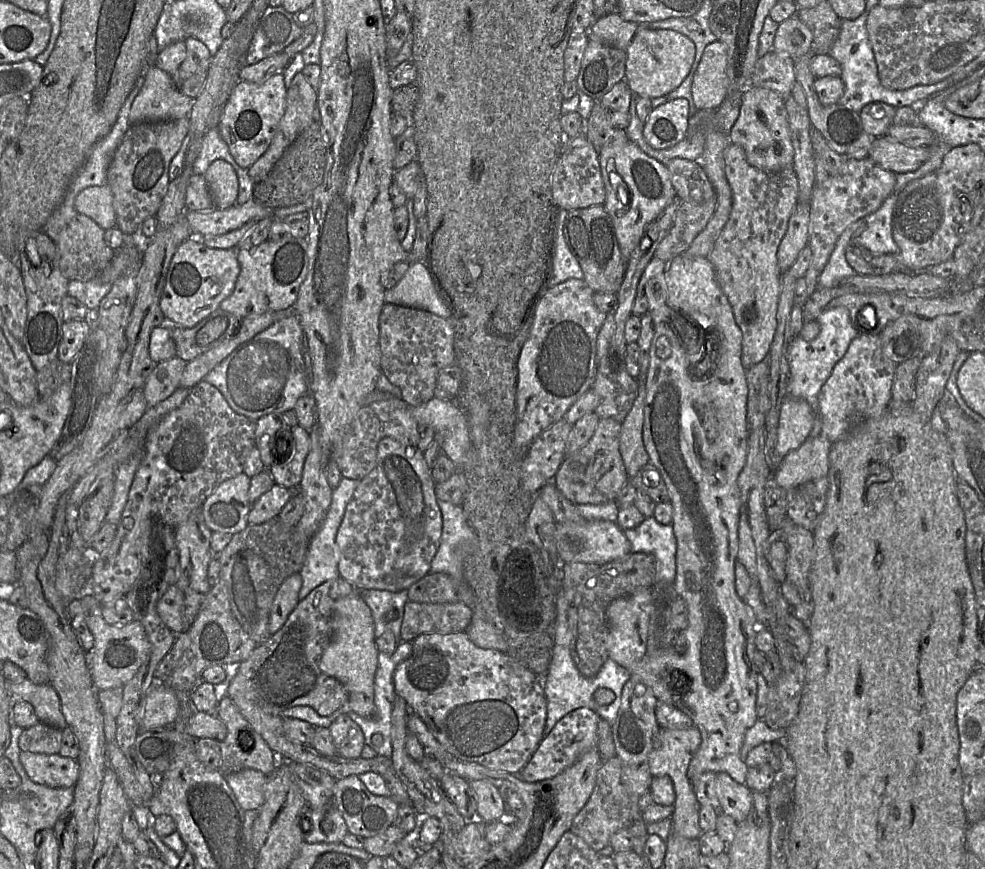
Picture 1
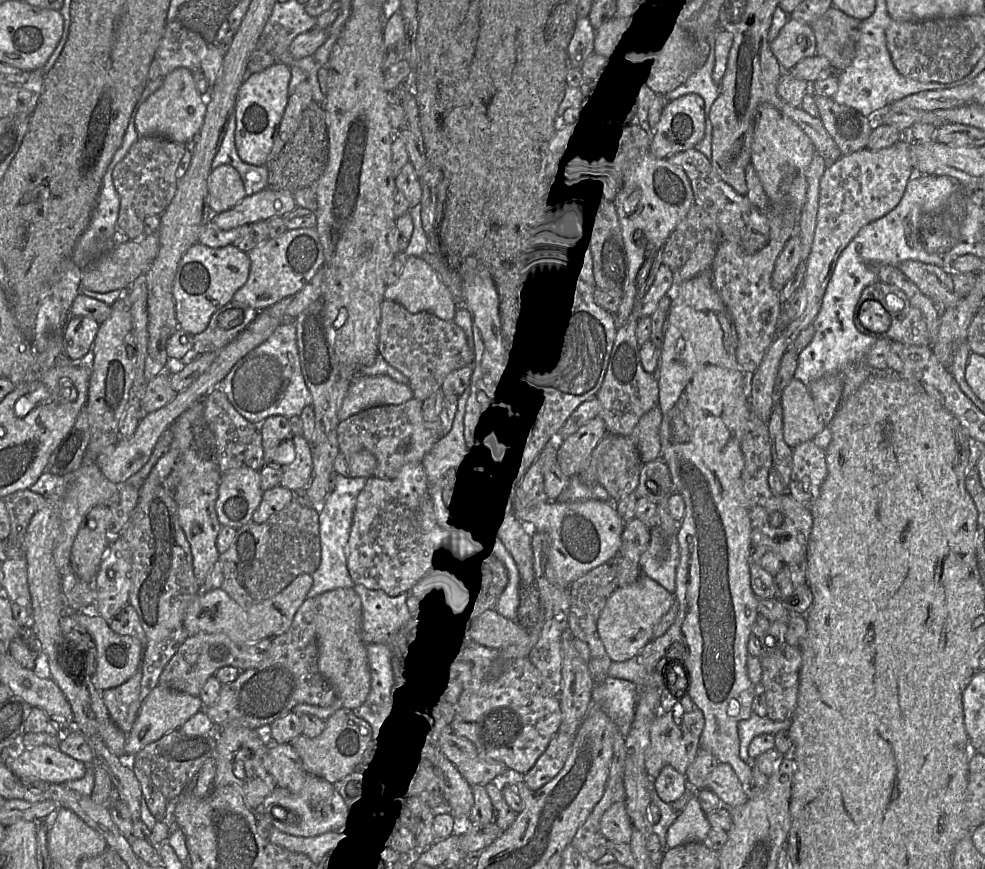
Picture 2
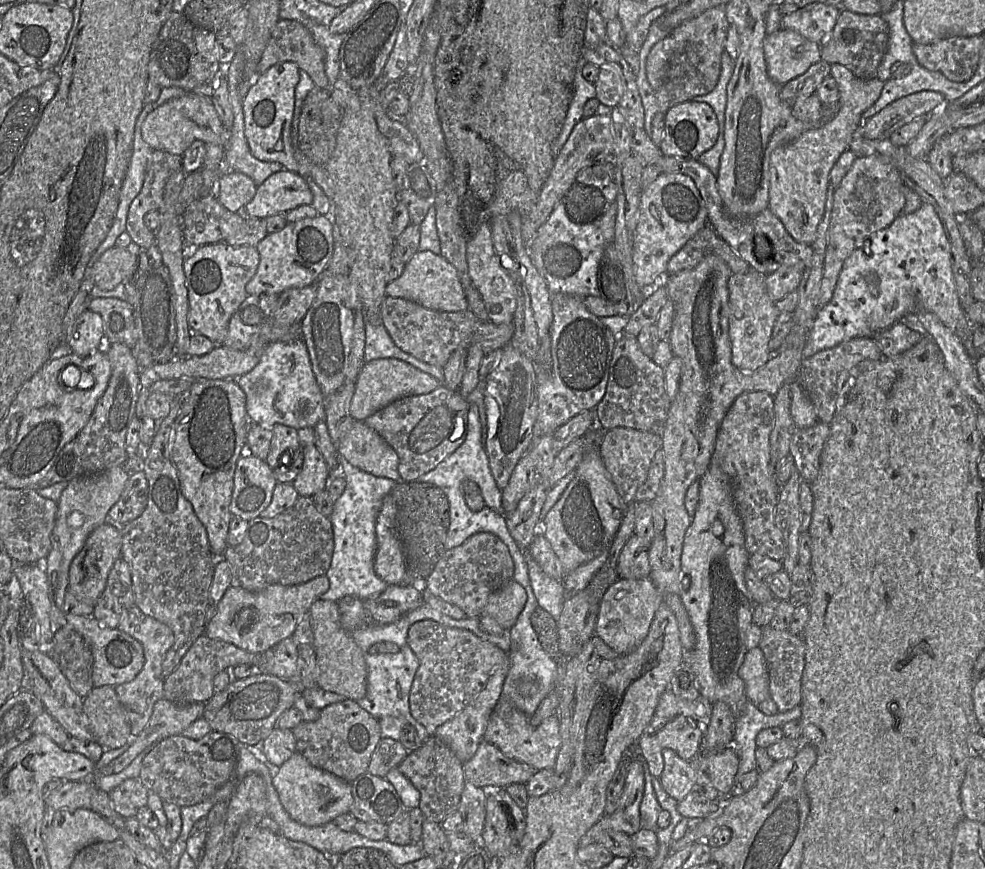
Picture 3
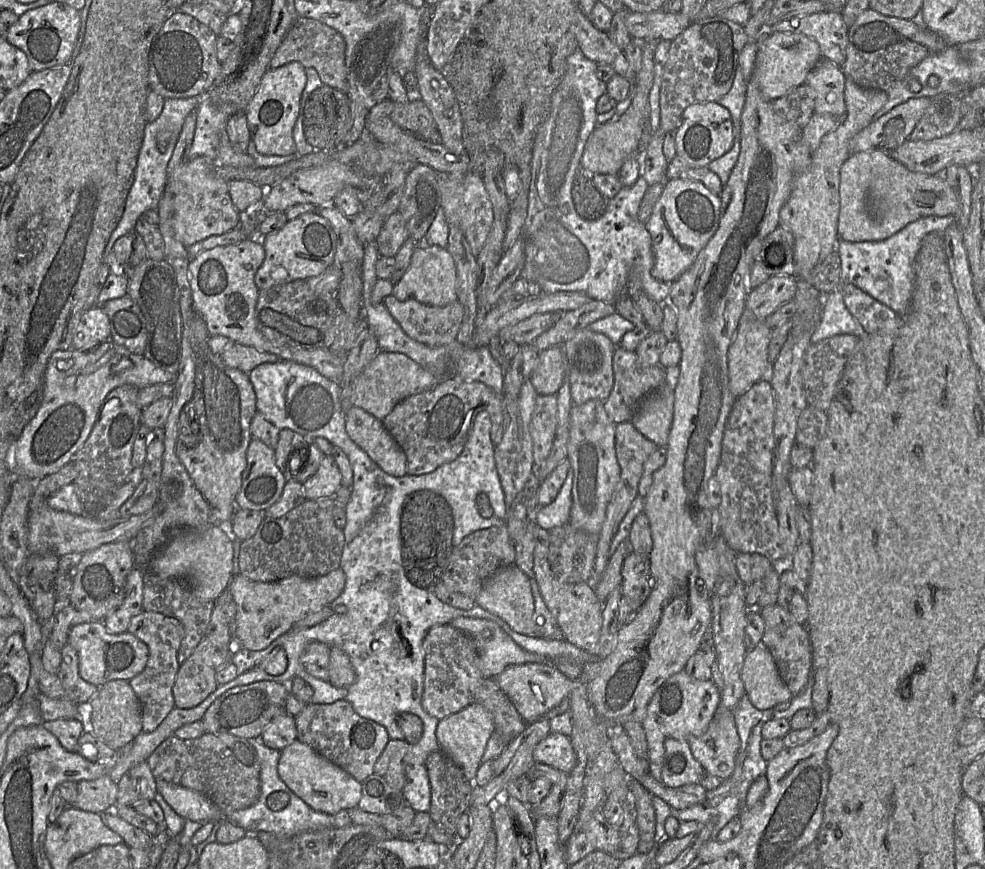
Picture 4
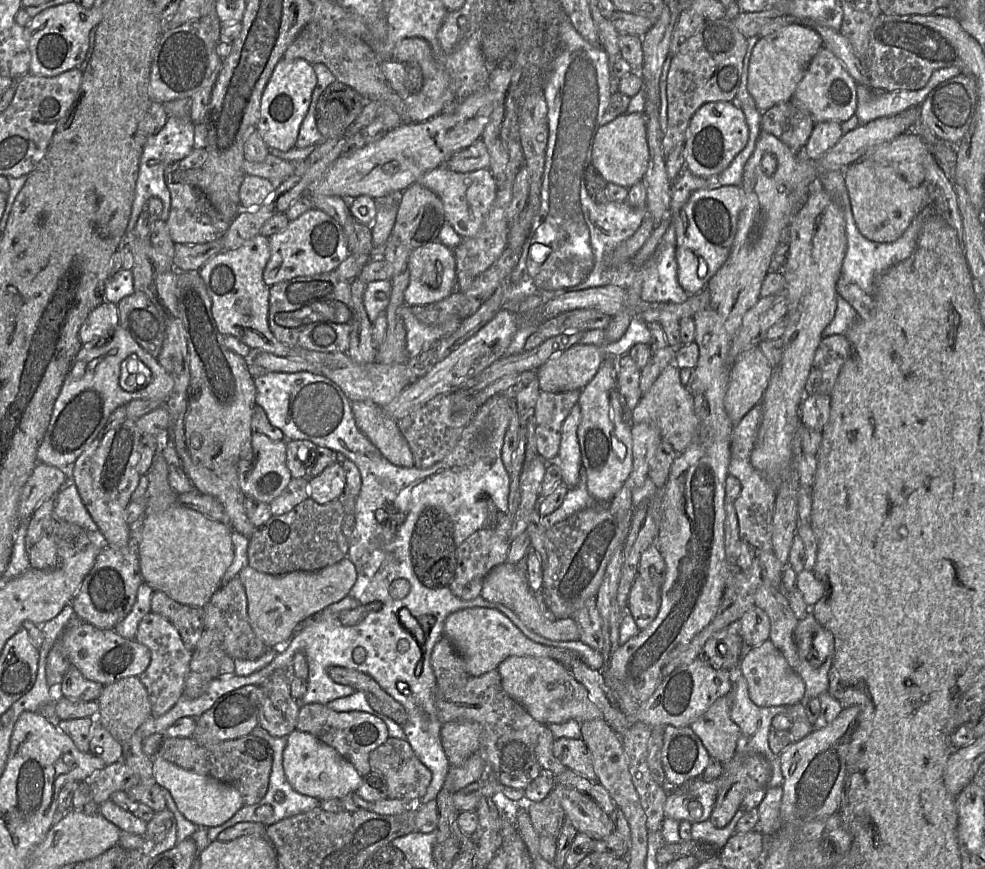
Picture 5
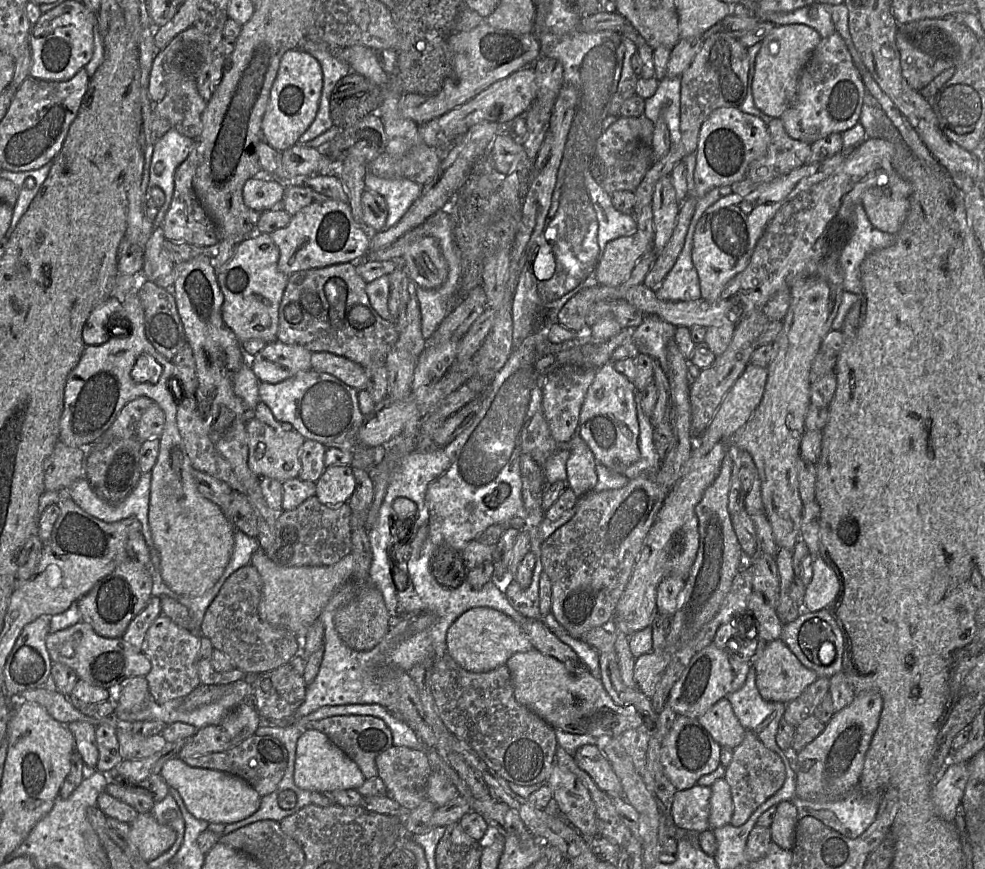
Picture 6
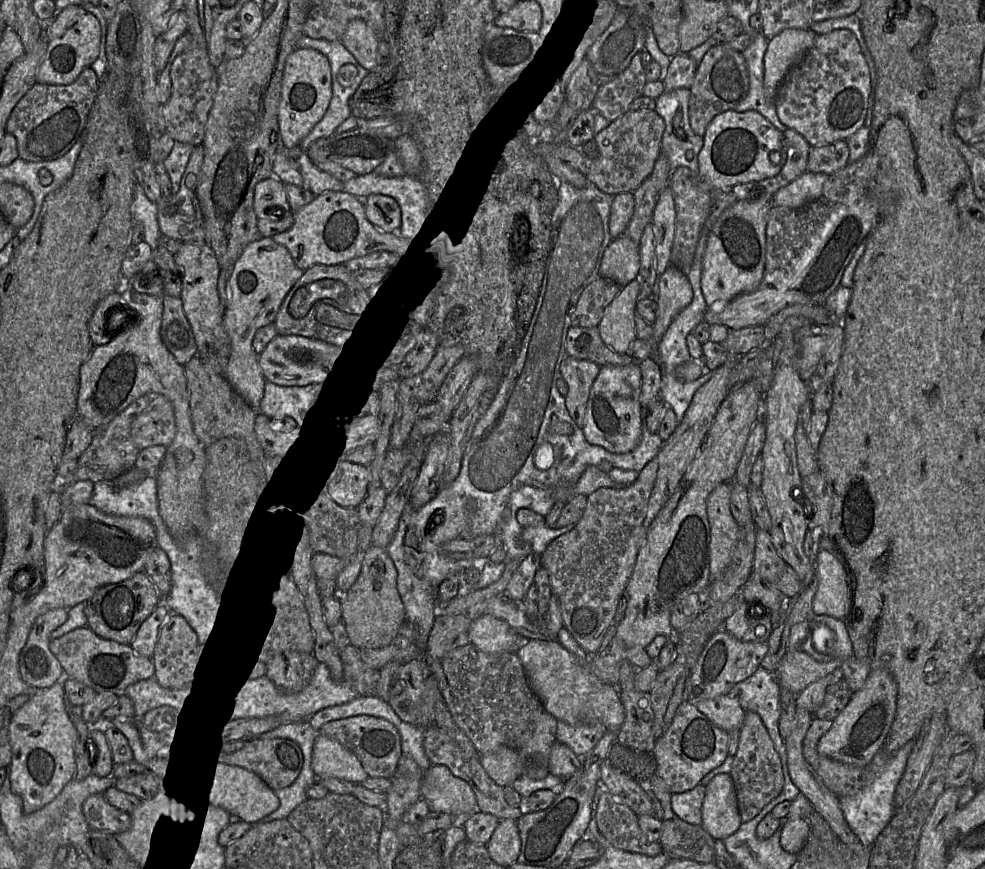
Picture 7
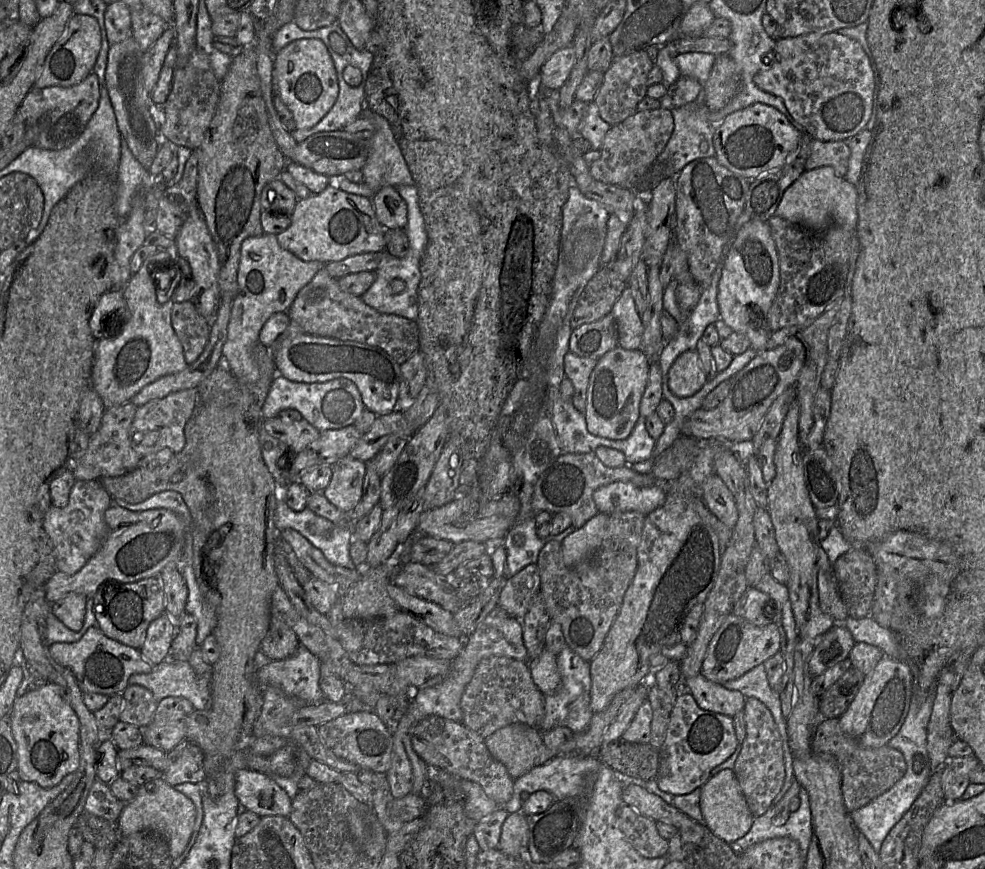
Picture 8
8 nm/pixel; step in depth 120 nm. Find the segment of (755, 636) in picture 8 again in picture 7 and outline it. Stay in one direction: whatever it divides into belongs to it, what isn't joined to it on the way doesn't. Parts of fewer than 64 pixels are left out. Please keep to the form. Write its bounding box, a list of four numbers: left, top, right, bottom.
[686,628,769,703]

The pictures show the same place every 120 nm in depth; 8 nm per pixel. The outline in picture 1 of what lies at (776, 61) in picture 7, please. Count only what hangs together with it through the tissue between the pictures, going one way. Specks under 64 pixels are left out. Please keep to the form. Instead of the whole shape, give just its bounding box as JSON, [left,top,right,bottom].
[772,16,812,58]

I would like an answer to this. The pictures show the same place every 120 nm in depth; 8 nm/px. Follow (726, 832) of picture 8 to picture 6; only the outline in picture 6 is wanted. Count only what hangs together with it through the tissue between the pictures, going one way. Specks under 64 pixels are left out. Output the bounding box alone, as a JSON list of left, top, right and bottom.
[709,777,733,830]

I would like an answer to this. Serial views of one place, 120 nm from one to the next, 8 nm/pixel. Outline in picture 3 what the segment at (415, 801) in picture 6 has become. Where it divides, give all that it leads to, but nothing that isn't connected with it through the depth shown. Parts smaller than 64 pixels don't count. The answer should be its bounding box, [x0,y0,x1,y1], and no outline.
[367,738,408,778]

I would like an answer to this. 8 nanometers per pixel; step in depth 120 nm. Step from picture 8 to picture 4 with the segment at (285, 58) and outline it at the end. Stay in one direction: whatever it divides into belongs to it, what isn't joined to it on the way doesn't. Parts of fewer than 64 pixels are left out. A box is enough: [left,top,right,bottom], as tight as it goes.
[244,61,307,156]

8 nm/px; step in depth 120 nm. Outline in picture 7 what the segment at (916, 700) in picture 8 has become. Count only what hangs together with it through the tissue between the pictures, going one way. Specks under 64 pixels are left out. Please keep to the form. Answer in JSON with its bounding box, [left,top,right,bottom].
[839,740,914,847]

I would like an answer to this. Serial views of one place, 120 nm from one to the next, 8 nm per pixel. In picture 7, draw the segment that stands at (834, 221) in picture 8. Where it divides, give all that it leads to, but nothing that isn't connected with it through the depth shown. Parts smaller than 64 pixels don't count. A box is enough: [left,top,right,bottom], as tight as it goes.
[773,171,828,208]

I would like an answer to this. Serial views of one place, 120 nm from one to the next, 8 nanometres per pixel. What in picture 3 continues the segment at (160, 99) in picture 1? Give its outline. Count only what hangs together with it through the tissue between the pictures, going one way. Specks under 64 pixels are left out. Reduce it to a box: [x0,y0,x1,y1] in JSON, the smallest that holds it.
[142,93,228,155]

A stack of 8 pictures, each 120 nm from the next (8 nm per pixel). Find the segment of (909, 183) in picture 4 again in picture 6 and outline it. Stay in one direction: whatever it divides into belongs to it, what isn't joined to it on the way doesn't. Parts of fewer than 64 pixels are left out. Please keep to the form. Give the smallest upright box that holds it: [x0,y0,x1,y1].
[861,187,910,235]

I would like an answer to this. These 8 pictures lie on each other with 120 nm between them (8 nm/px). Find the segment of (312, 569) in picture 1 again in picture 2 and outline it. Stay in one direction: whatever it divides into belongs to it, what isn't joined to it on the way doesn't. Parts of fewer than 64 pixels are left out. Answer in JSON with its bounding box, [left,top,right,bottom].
[307,476,368,597]

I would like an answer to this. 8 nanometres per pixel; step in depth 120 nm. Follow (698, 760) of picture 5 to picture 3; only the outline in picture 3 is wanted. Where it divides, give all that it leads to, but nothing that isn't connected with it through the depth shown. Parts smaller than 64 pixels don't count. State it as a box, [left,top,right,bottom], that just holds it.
[658,748,696,802]

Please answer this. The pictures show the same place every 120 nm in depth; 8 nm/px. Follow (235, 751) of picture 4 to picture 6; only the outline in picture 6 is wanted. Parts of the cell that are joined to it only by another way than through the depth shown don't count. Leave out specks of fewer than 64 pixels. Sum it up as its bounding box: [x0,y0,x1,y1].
[183,734,287,797]

